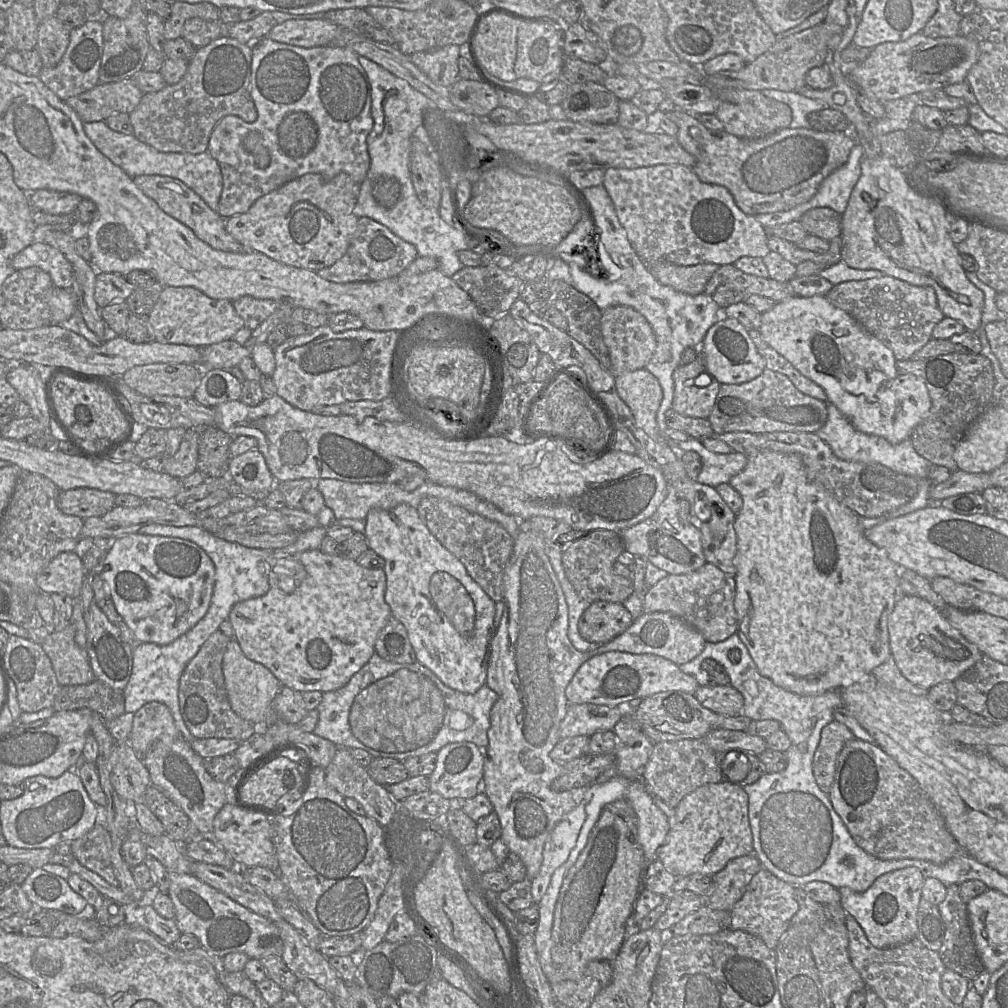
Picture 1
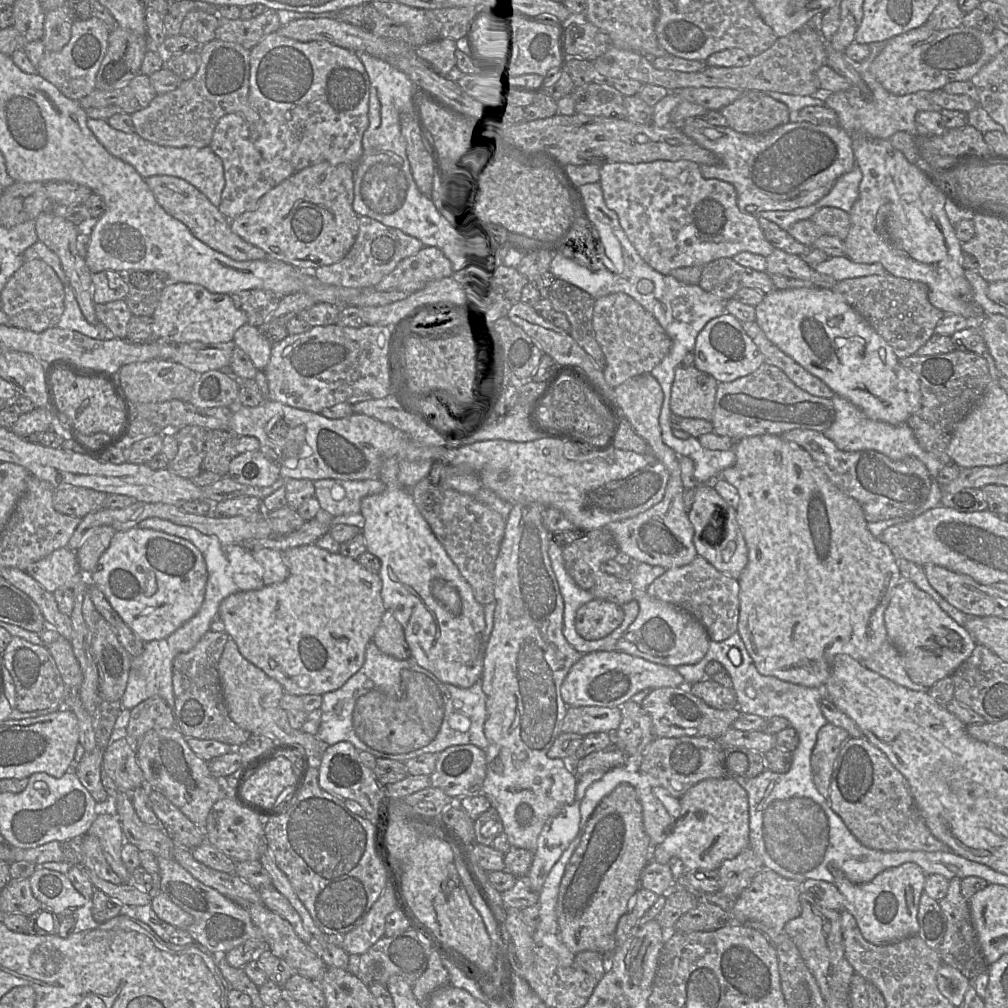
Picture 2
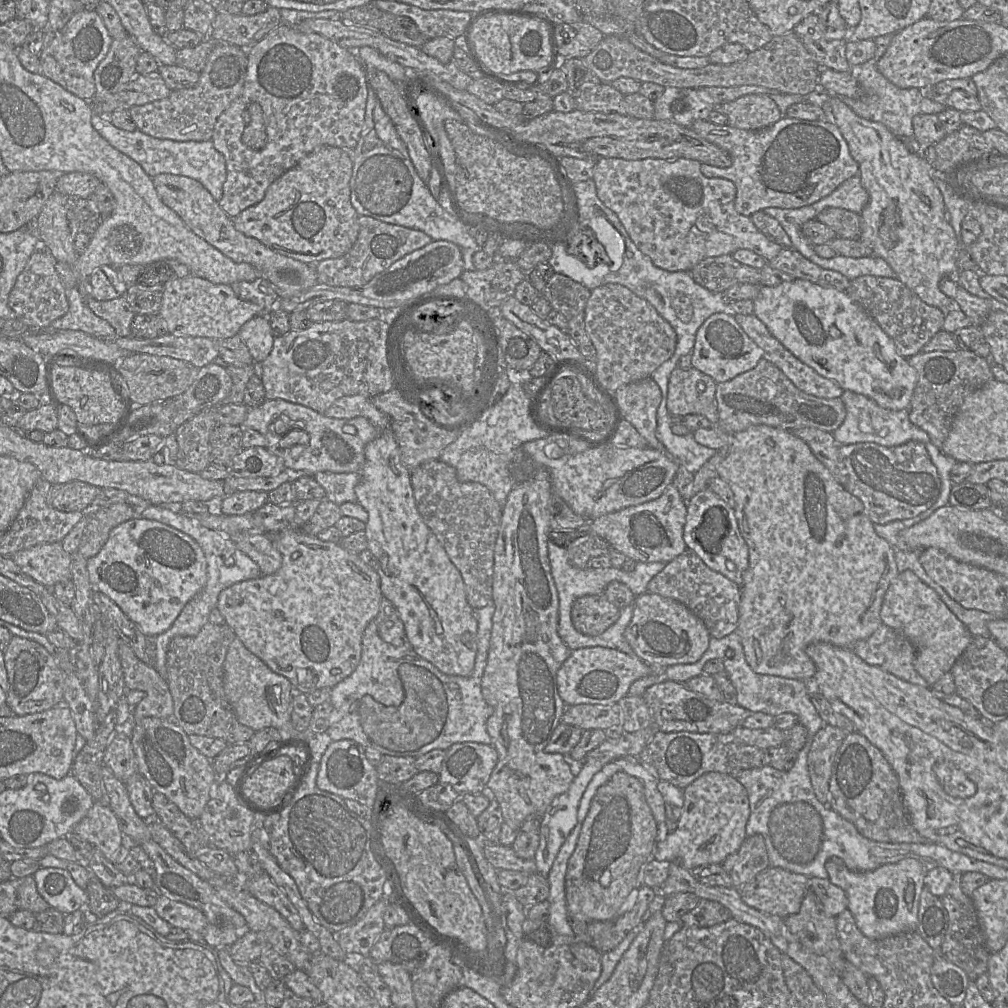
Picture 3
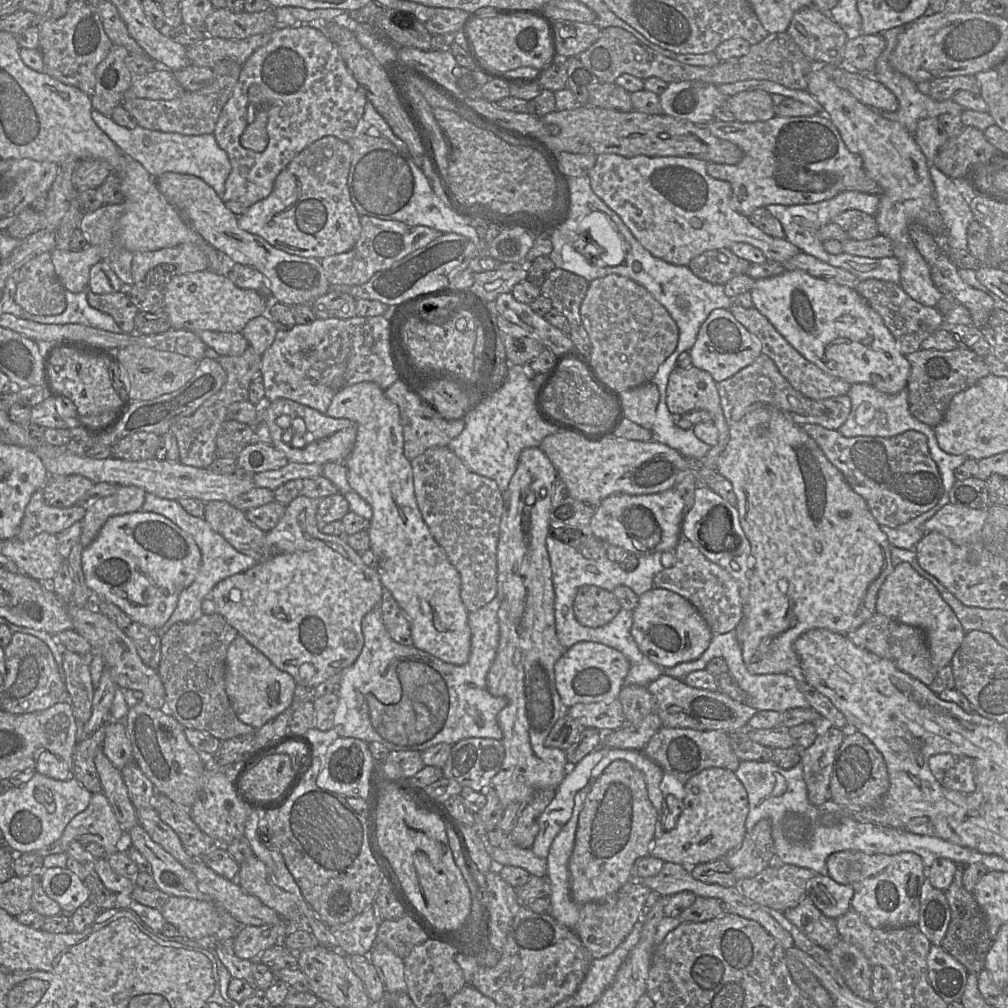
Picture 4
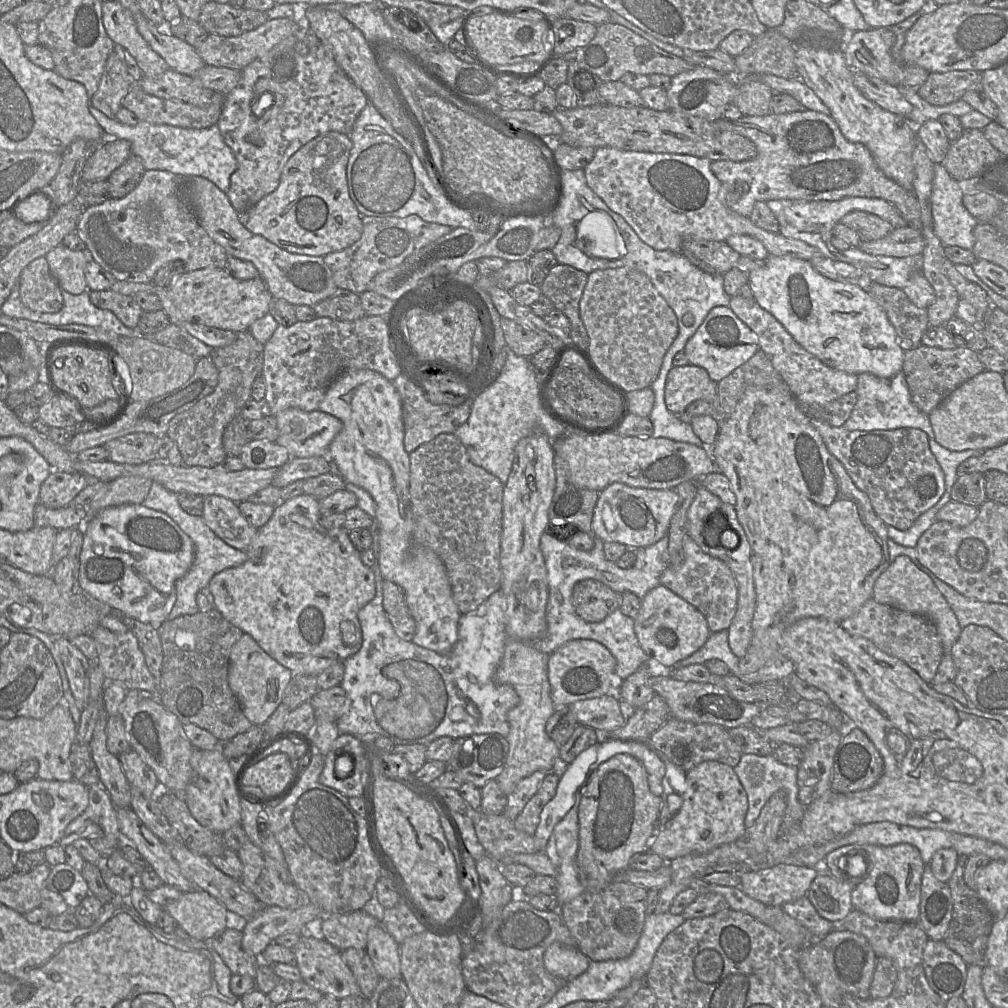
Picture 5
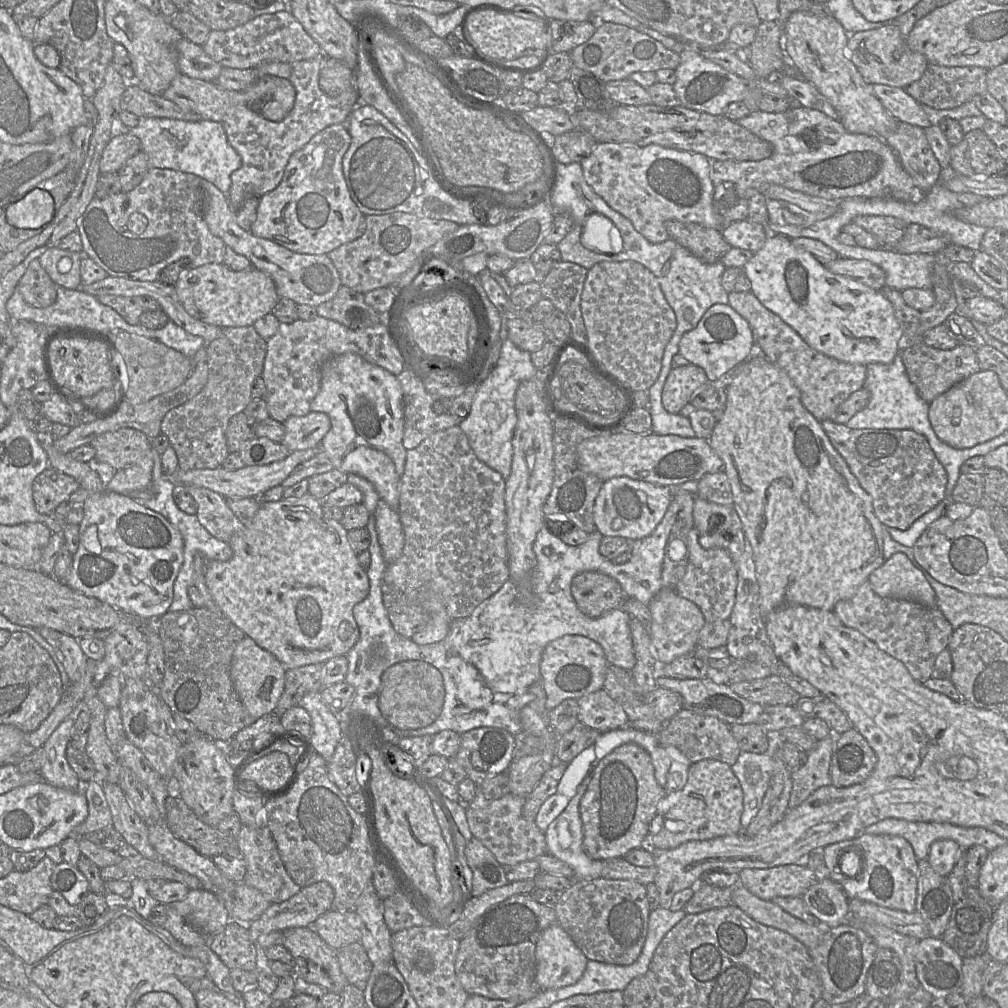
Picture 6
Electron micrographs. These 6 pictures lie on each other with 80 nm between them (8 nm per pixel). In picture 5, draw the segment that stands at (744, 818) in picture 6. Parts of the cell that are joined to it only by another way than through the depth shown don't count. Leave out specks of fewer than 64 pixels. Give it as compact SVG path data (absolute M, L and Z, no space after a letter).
M742 754L739 763L733 769L743 785L748 798L748 810L744 820L746 828L753 825L766 802L779 790L784 791L787 796L787 806L780 826L780 834L789 833L791 829L800 823L804 816L806 806L801 804L798 799L798 767L788 766L779 762L773 754L767 756Z

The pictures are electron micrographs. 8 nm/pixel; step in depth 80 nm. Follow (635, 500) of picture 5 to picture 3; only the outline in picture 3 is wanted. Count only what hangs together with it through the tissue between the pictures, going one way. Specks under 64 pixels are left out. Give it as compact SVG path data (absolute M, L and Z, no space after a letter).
M671 483L663 494L654 500L591 520L589 530L605 539L612 549L637 562L669 563L687 549L683 538L686 515L687 501L682 498L676 485Z

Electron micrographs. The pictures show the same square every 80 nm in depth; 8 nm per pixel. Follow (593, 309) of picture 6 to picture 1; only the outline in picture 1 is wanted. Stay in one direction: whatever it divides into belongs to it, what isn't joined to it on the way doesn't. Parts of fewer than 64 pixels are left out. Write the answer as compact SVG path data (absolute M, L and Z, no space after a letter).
M612 306L602 311L601 333L610 354L609 372L617 377L622 373L645 368L652 358L657 342L649 322L630 306Z

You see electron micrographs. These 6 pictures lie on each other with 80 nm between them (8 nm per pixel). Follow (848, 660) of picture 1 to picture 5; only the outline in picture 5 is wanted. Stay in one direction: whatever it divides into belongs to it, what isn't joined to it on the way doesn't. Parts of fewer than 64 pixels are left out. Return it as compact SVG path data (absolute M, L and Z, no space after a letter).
M757 390L746 393L738 402L735 411L719 427L715 443L708 446L717 470L730 481L736 495L737 517L748 537L752 551L752 565L756 590L756 608L752 621L753 637L746 654L739 660L742 674L759 671L767 663L779 660L780 638L784 630L794 622L806 617L822 617L837 623L856 614L863 604L873 597L873 587L877 578L889 566L887 525L875 513L870 499L852 481L842 463L827 449L821 435L813 427L811 418L803 411L797 399L790 394L778 391Z

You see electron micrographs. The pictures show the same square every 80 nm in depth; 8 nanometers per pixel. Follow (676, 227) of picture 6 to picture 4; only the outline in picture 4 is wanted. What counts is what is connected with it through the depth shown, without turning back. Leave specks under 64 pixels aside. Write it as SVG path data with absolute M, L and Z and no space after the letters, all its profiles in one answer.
M721 248L708 250L694 257L688 267L702 280L725 285L733 277L745 274L750 264L736 256L729 248Z

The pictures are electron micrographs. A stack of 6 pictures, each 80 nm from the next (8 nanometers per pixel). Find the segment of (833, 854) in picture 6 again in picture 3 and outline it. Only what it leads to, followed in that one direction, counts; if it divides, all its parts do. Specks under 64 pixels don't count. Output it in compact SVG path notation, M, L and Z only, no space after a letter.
M832 856L825 862L832 884L844 890L847 908L852 913L859 930L870 939L882 939L908 931L917 931L921 891L927 870L915 858L904 858L885 864L872 871L852 871L844 861Z

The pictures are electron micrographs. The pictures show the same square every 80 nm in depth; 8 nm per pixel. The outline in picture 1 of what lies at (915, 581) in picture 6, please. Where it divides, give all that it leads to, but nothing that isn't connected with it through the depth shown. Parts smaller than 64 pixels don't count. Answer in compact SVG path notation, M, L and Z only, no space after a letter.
M899 596L888 618L888 633L891 655L901 673L914 685L927 690L945 681L954 682L983 655L975 644L949 623L937 607L920 596Z

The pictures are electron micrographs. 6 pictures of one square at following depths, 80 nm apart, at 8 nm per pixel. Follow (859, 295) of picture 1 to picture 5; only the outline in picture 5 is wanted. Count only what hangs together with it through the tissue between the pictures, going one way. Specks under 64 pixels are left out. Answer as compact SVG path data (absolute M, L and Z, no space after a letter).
M873 282L867 292L886 312L901 349L908 351L918 348L930 328L927 308L914 305L900 288Z

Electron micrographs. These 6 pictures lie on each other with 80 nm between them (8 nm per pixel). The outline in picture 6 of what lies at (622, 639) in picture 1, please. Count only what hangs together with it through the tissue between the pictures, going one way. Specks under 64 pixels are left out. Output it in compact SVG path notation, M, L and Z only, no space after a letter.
M662 587L648 607L651 613L648 632L652 643L652 654L658 665L668 664L677 657L694 651L699 632L706 623L702 611L695 603L679 596L675 589Z

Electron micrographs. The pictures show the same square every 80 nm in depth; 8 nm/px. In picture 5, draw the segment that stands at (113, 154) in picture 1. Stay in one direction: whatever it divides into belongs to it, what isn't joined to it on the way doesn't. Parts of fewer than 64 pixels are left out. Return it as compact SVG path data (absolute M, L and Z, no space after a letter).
M89 104L89 112L108 139L125 139L130 142L132 154L138 156L146 170L169 171L180 177L201 176L214 183L227 194L230 177L237 169L237 160L224 142L217 124L205 129L156 125L140 121L136 126L122 124L109 118Z

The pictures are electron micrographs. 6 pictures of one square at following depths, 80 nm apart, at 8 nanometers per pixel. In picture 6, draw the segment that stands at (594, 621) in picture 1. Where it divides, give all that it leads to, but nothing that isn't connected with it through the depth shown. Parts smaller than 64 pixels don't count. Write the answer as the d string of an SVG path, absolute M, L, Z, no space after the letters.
M584 571L574 576L571 592L578 608L592 618L622 607L626 598L614 578L596 571Z

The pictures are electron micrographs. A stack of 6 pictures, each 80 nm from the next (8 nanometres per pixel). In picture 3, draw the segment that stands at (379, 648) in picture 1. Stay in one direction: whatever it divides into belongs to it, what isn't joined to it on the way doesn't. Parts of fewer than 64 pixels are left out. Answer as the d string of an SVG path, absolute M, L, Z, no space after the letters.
M382 597L376 623L378 633L385 642L402 649L413 648L397 608L386 597Z

